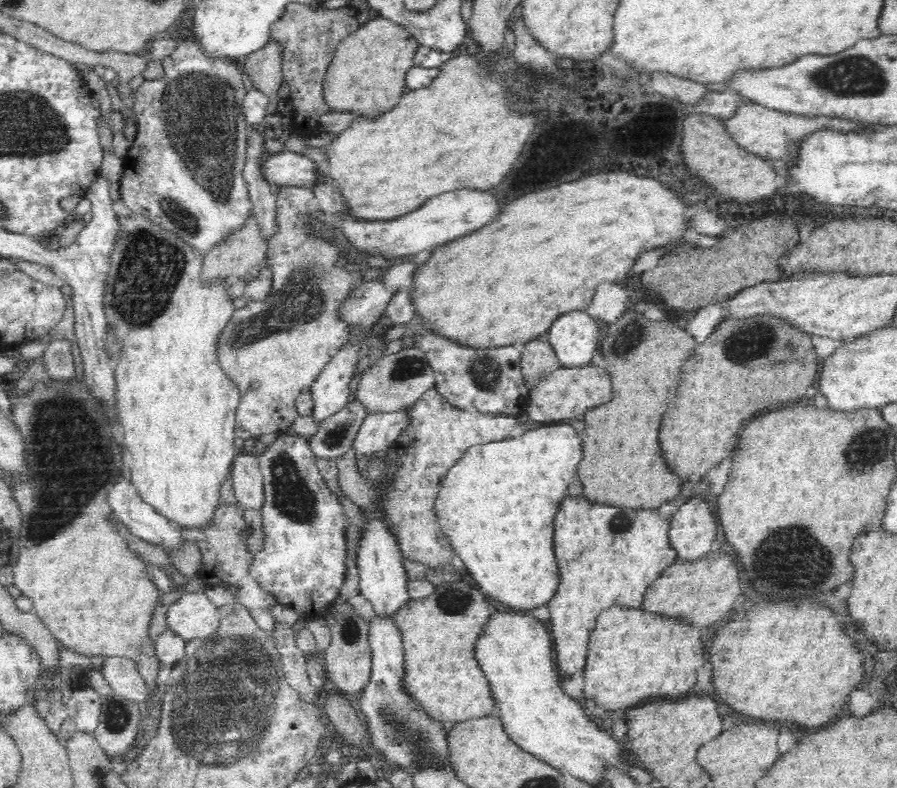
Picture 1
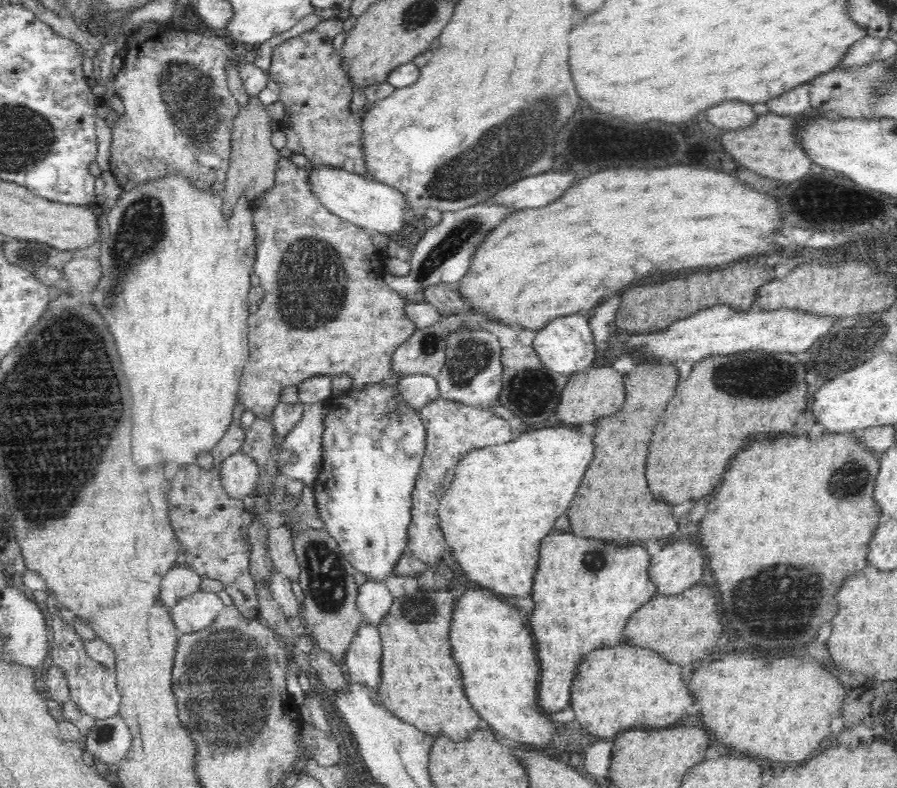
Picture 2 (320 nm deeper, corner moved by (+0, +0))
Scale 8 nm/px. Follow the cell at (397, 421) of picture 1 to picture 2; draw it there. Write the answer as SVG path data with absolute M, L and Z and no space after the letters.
M422 374L402 377L393 398L414 412L420 412L427 402L438 397L436 379Z

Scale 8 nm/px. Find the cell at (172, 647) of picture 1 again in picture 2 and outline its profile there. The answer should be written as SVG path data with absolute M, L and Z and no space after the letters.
M176 564L162 579L159 601L164 610L171 611L180 598L201 590L201 576L184 564Z

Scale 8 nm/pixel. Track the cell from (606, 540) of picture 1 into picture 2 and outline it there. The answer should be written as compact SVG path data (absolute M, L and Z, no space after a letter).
M554 532L542 540L542 560L532 588L535 607L529 621L542 666L539 704L543 712L552 714L571 706L572 682L584 655L600 645L621 642L630 615L657 593L656 583L650 579L651 556L646 547L644 543L620 546L616 542L584 538L572 532Z

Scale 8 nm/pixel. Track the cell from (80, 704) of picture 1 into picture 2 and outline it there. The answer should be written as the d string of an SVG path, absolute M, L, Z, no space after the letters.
M60 613L54 615L51 664L59 668L66 681L68 681L69 694L72 702L80 712L92 716L95 720L103 720L118 714L121 700L117 688L117 678L95 660L92 660L85 651L83 640L78 636L72 626L62 620Z

